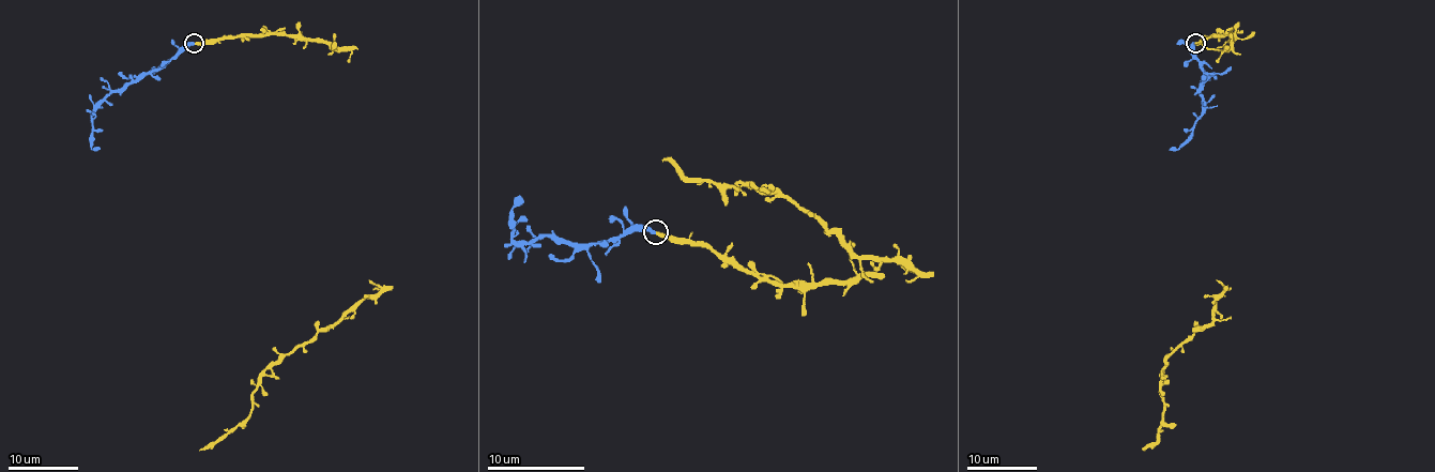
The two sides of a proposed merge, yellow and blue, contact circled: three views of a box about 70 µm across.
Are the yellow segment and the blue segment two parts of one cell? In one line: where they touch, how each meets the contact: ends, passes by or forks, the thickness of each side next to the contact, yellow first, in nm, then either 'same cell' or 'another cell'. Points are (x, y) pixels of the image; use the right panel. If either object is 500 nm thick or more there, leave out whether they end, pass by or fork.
(1195, 43) | yellow ends | blue ends | 280/340 nm | same cell

